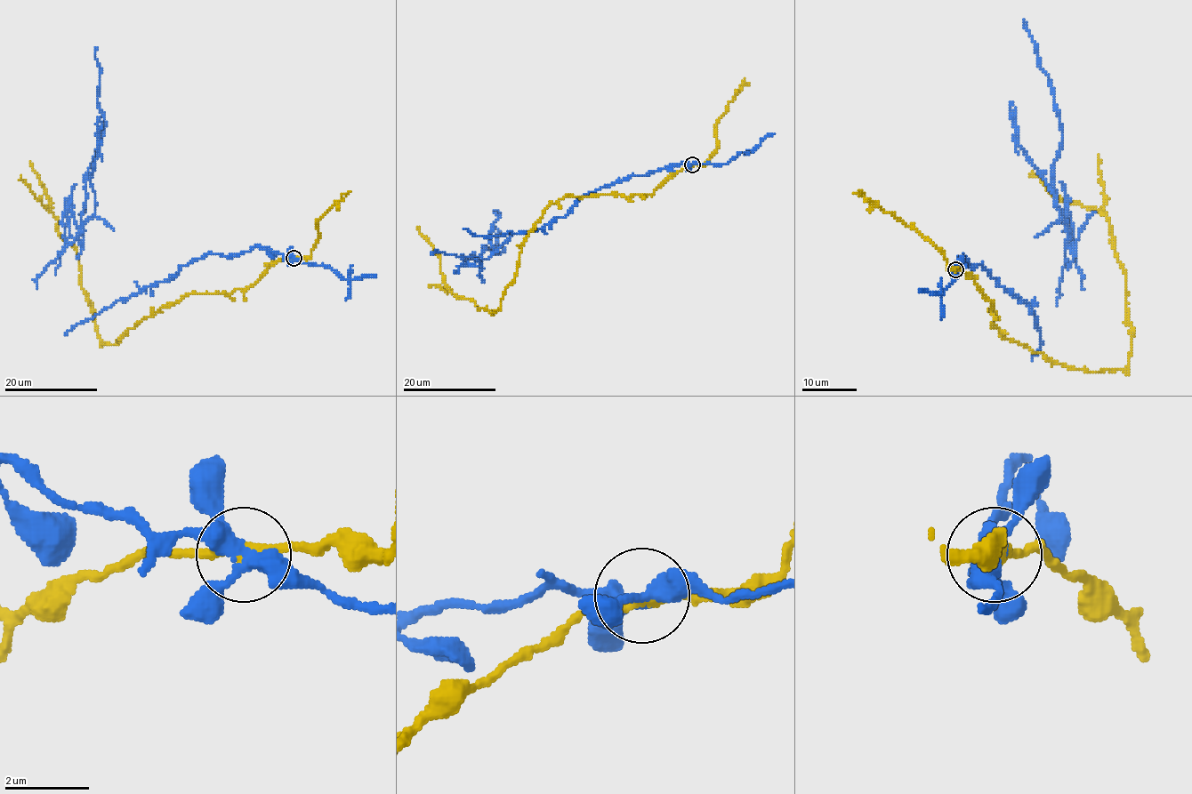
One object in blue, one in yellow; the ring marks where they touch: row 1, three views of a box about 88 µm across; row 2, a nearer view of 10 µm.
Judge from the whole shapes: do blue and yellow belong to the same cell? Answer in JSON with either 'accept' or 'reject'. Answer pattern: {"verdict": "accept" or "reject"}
{"verdict": "reject"}

